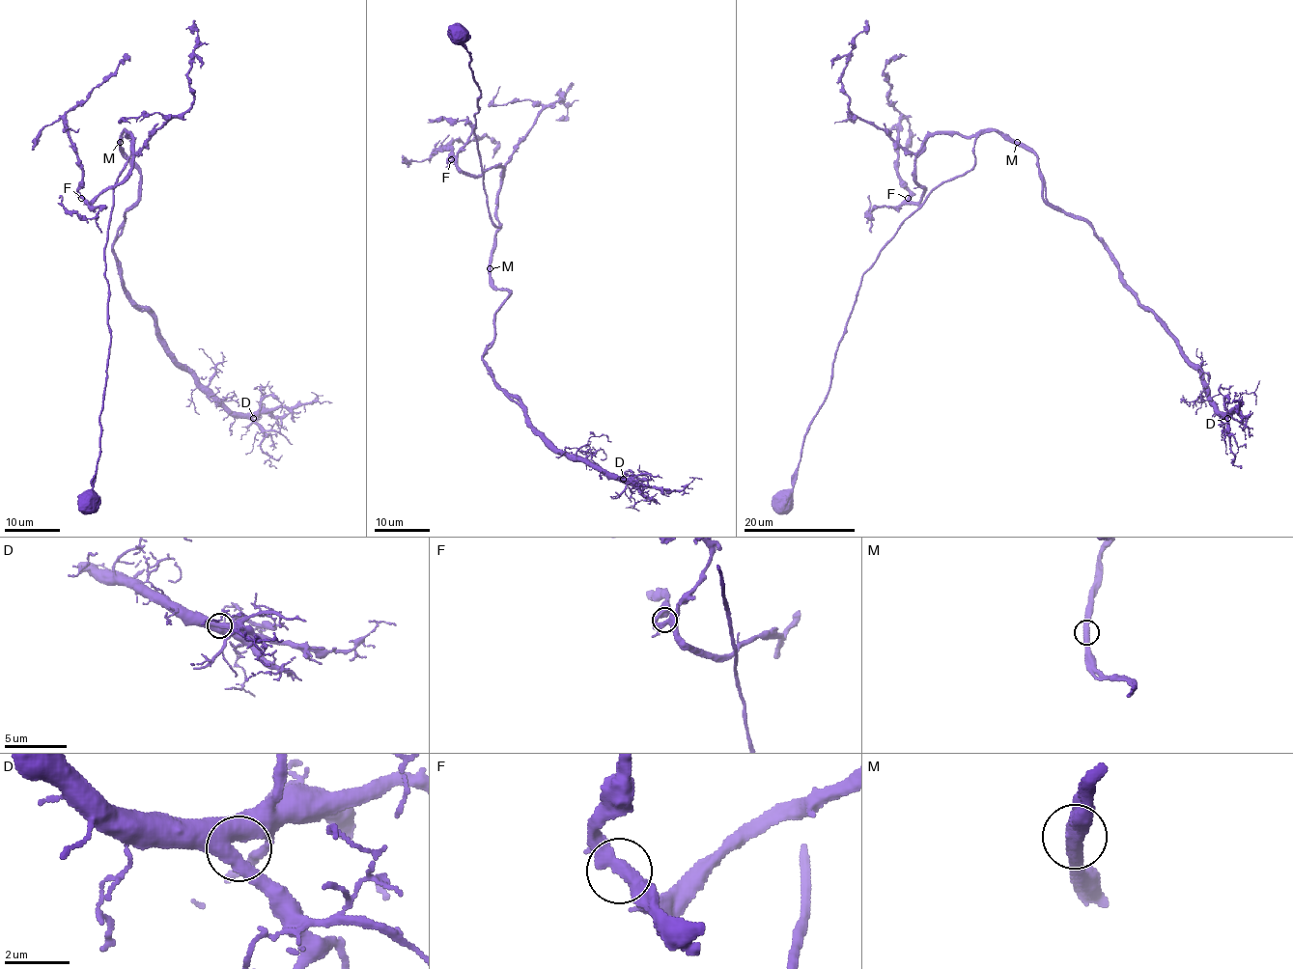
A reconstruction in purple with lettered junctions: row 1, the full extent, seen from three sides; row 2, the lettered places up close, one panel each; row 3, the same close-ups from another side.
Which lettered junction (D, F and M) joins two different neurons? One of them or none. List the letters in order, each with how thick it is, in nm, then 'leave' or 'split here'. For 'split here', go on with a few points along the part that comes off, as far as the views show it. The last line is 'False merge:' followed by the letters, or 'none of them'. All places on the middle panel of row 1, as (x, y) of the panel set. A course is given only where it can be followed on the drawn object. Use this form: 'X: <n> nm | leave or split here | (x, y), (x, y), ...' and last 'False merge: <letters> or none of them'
D: 500 nm | leave
F: 440 nm | leave
M: 480 nm | leave
False merge: none of them

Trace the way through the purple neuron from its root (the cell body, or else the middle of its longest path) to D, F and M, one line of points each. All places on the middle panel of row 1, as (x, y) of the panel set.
D: (461, 33), (481, 90), (488, 212), (500, 225), (491, 281), (510, 293), (483, 360), (560, 451), (623, 479)
F: (461, 33), (481, 90), (475, 137), (488, 212), (500, 227), (501, 166), (465, 175), (451, 159)
M: (461, 33), (470, 56), (469, 68), (481, 90), (475, 137), (488, 212), (500, 225), (489, 268)

